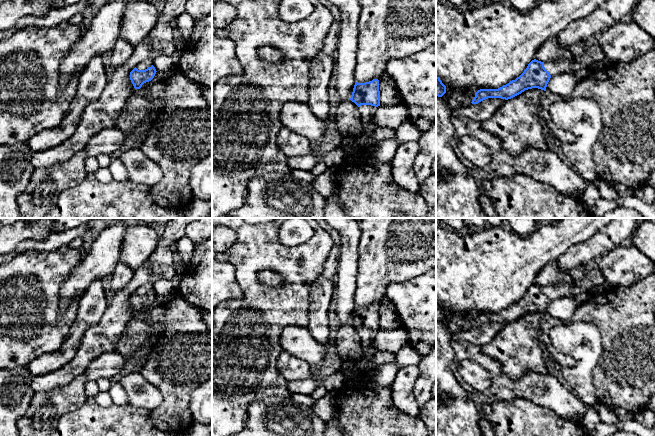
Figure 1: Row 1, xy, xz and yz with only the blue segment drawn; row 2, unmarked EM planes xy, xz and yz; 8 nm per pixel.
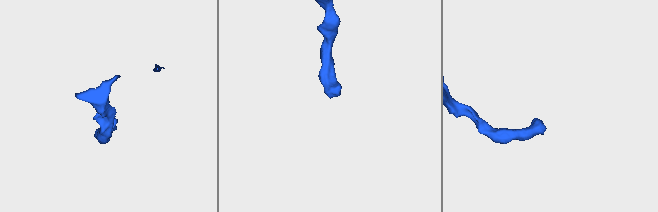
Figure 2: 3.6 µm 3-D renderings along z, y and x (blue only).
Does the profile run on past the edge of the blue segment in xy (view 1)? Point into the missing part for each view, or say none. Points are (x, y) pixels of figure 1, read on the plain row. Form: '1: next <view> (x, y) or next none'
1: next xy (143, 289)

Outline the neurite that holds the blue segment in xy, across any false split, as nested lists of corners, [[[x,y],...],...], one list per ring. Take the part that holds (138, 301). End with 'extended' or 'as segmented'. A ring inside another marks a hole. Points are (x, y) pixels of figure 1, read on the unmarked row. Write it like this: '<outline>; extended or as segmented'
[[[147,283],[140,286],[130,296],[130,304],[135,313],[140,313],[144,307],[149,306],[154,302],[156,296],[153,285]]]; extended

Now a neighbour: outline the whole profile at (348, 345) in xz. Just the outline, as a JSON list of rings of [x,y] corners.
[[[350,323],[339,326],[335,335],[335,348],[344,362],[361,360],[363,349],[358,330]]]

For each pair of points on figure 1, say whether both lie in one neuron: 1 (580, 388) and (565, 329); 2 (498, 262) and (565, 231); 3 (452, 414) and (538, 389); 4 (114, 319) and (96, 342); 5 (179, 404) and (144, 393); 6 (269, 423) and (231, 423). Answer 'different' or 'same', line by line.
1: same
2: same
3: different
4: same
5: different
6: different

